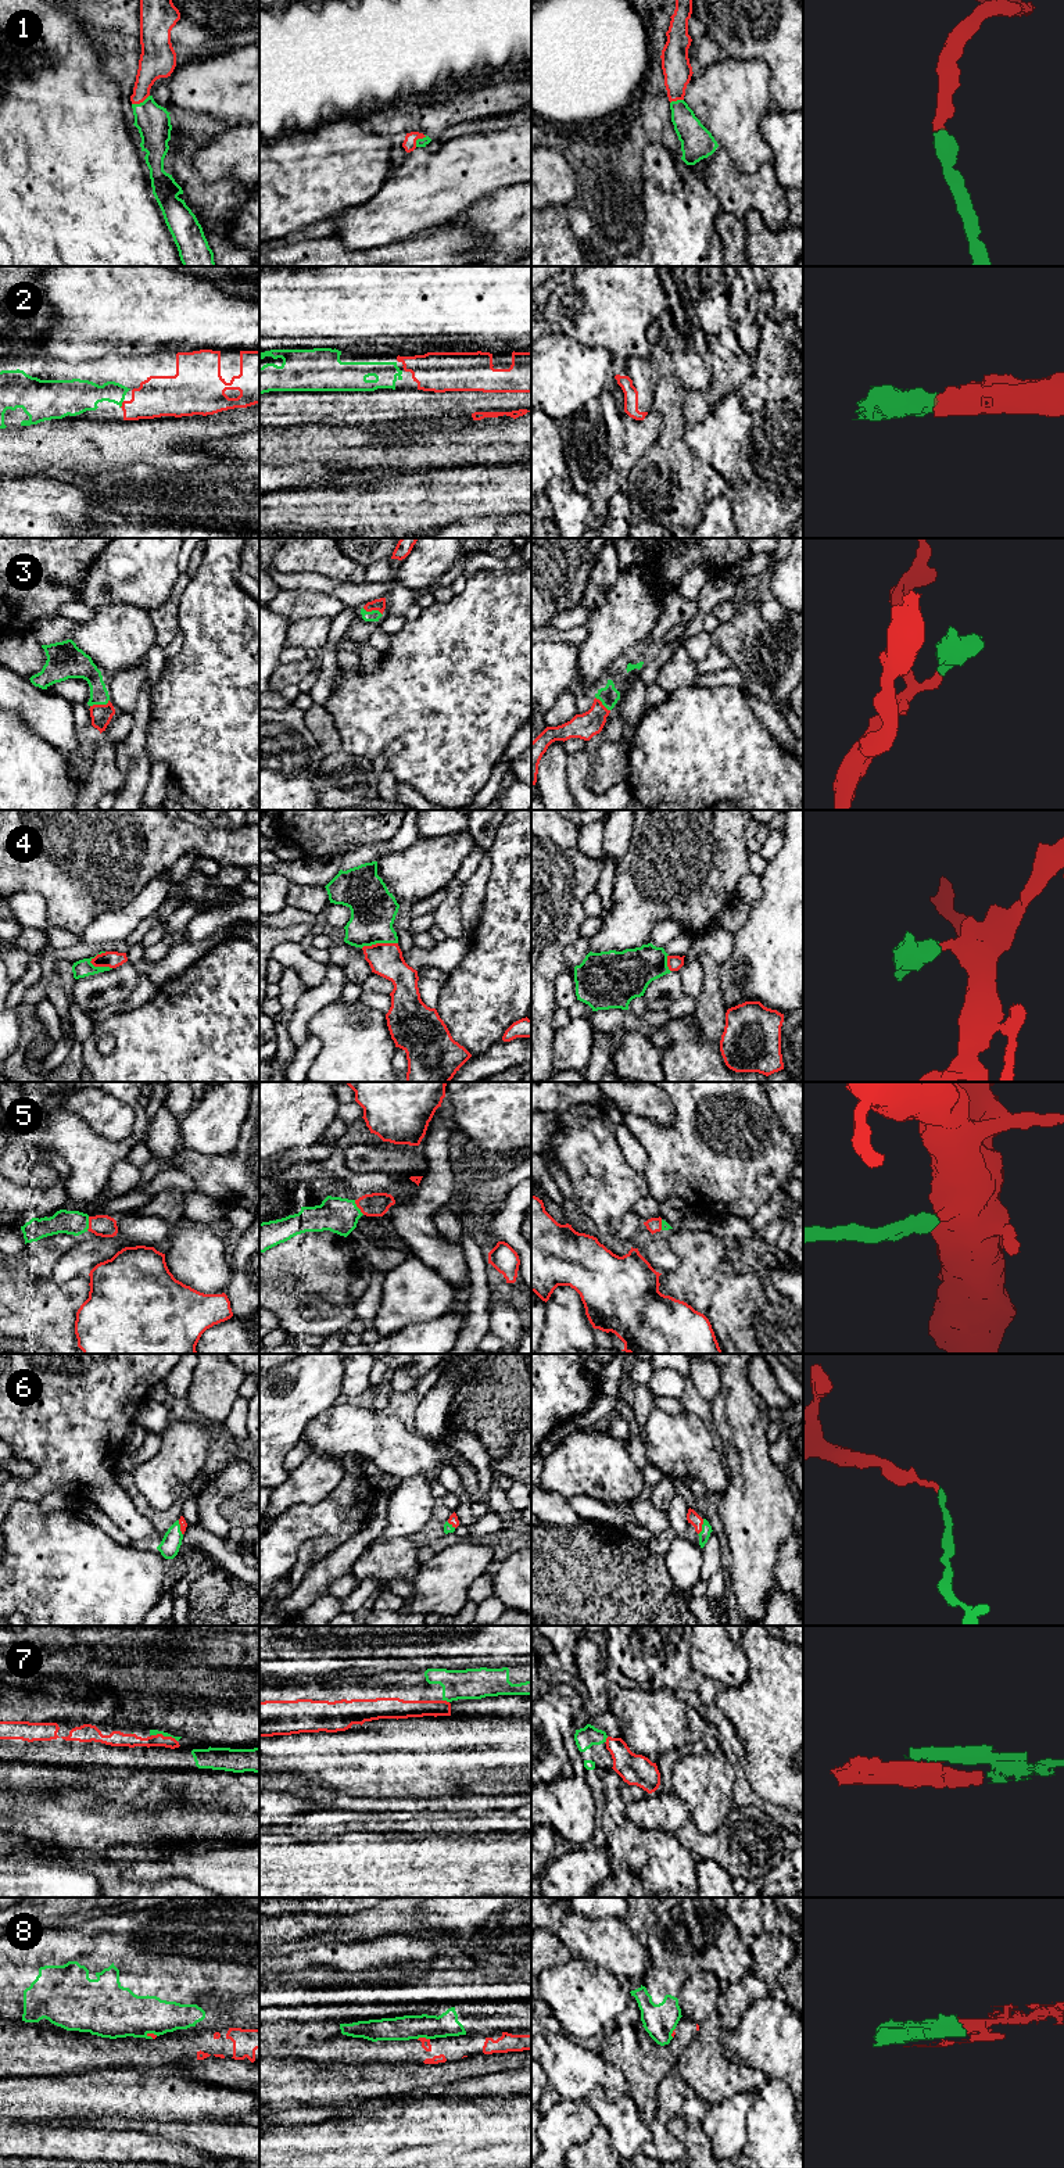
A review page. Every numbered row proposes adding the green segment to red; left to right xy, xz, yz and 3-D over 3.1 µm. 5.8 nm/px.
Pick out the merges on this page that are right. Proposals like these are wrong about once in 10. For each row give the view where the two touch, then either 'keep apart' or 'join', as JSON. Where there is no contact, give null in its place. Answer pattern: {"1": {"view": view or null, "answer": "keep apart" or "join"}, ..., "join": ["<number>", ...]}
{"1": {"view": "xy", "answer": "join"}, "2": {"view": "xy", "answer": "join"}, "3": {"view": "xy", "answer": "join"}, "4": {"view": "xy", "answer": "join"}, "5": {"view": "xz", "answer": "join"}, "6": {"view": "yz", "answer": "join"}, "7": {"view": "xy", "answer": "join"}, "8": {"view": "xz", "answer": "keep apart"}, "join": ["1", "2", "3", "4", "5", "6", "7"]}

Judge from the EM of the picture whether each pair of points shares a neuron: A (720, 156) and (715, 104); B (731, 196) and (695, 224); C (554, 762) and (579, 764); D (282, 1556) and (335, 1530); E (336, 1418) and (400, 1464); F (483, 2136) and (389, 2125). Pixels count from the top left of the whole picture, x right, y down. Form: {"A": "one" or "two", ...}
{"A": "two", "B": "two", "C": "two", "D": "one", "E": "one", "F": "one"}

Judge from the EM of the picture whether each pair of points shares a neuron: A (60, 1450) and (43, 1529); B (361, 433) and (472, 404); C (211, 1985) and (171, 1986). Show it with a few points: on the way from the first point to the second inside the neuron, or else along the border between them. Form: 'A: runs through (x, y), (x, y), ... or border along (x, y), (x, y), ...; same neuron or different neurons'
A: border along (36, 1502), (17, 1501), (14, 1504); different neurons
B: border along (391, 422), (359, 426); different neurons
C: runs through (201, 1986), (181, 1986); same neuron

